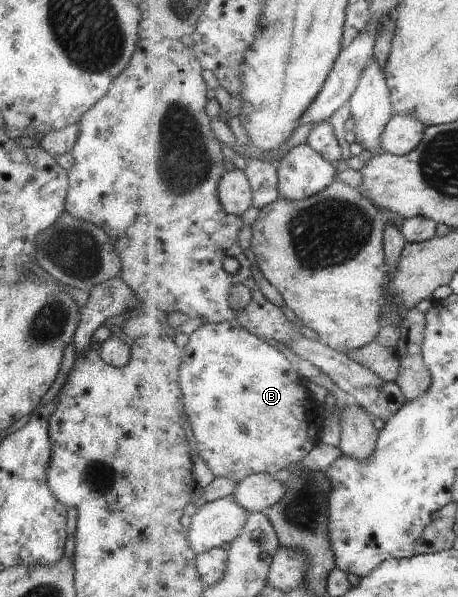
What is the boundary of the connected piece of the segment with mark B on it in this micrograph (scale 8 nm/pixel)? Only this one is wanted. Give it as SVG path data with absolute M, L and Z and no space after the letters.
M235 321L202 324L190 335L184 337L182 344L183 362L182 368L180 369L180 385L182 386L184 394L184 410L186 418L188 419L188 428L192 436L192 443L197 444L200 455L205 459L208 466L211 467L212 473L216 477L232 478L240 483L249 475L283 475L283 468L287 468L289 464L303 460L303 458L315 448L316 444L319 443L319 433L321 432L321 425L325 419L322 416L321 405L313 399L314 394L306 386L307 381L297 373L294 364L285 358L283 351L277 350L277 348L268 344L267 341L252 335Z

